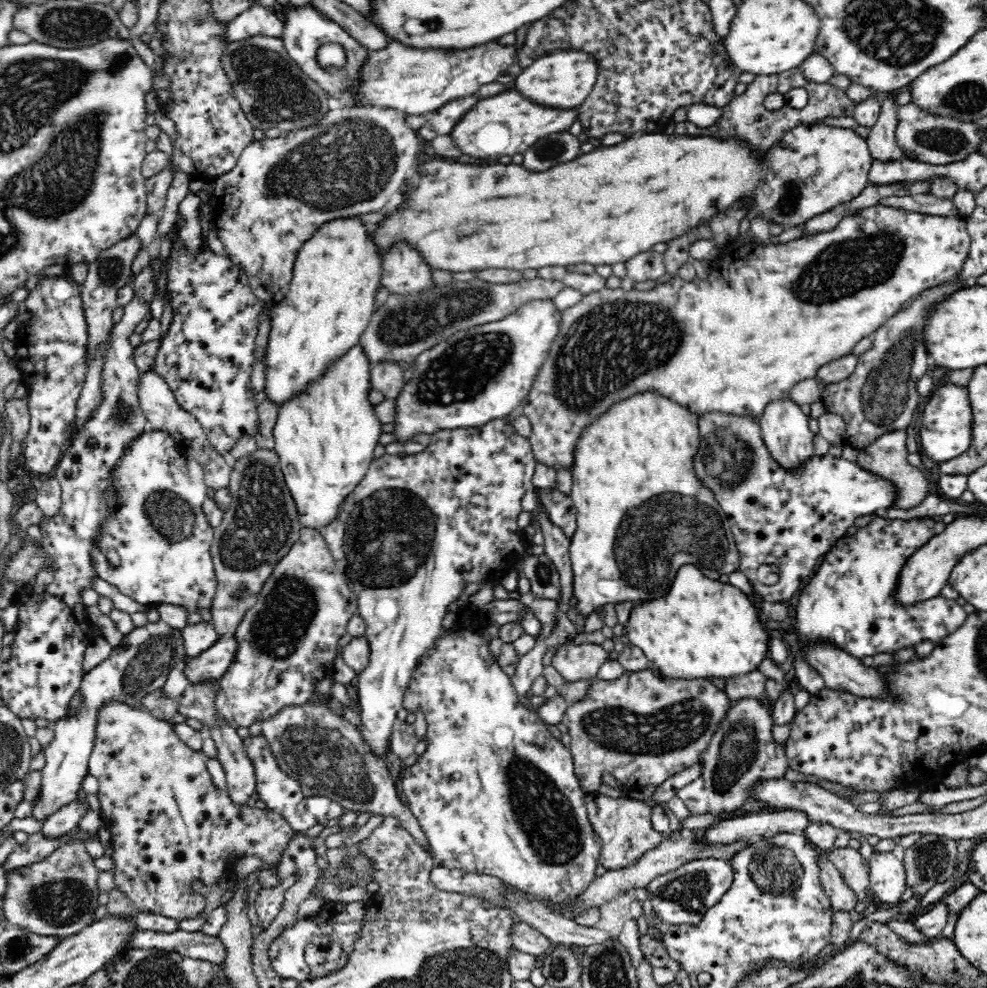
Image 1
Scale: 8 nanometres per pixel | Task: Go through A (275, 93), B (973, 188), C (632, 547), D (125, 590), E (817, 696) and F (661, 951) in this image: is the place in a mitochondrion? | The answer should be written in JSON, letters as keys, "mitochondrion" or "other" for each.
{"A":"mitochondrion","B":"other","C":"mitochondrion","D":"other","E":"other","F":"other"}

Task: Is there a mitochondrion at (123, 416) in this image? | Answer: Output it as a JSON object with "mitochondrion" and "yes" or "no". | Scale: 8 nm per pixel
{"mitochondrion":"yes"}

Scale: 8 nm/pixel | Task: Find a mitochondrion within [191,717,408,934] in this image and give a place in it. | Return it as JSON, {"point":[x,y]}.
{"point":[325,762]}

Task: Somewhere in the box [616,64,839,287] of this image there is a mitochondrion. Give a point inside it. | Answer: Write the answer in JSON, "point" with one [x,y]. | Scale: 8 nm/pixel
{"point":[790,198]}

